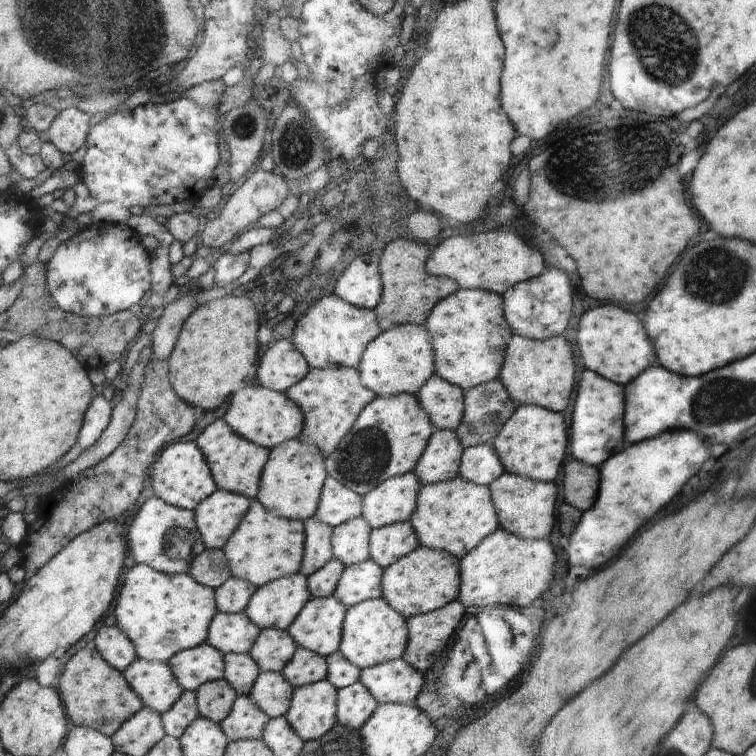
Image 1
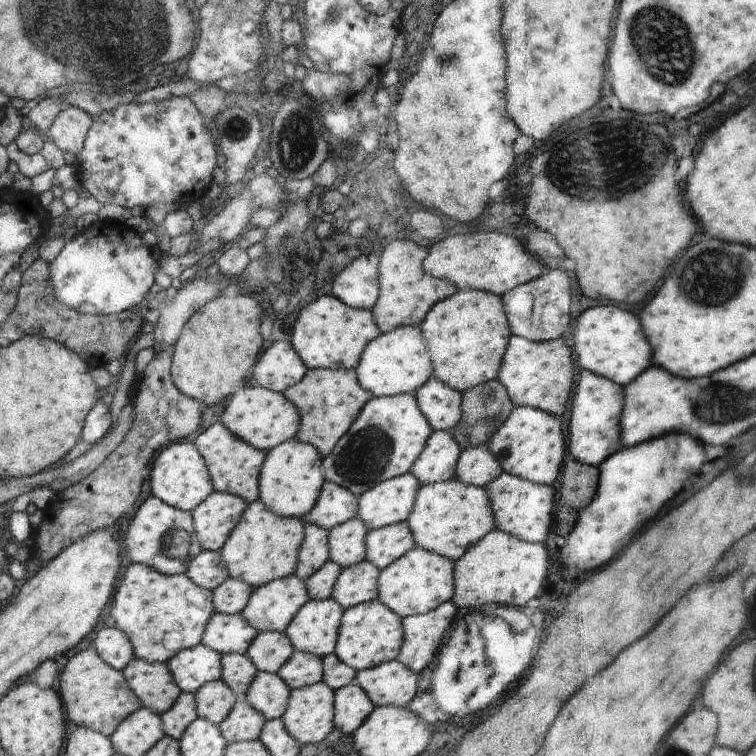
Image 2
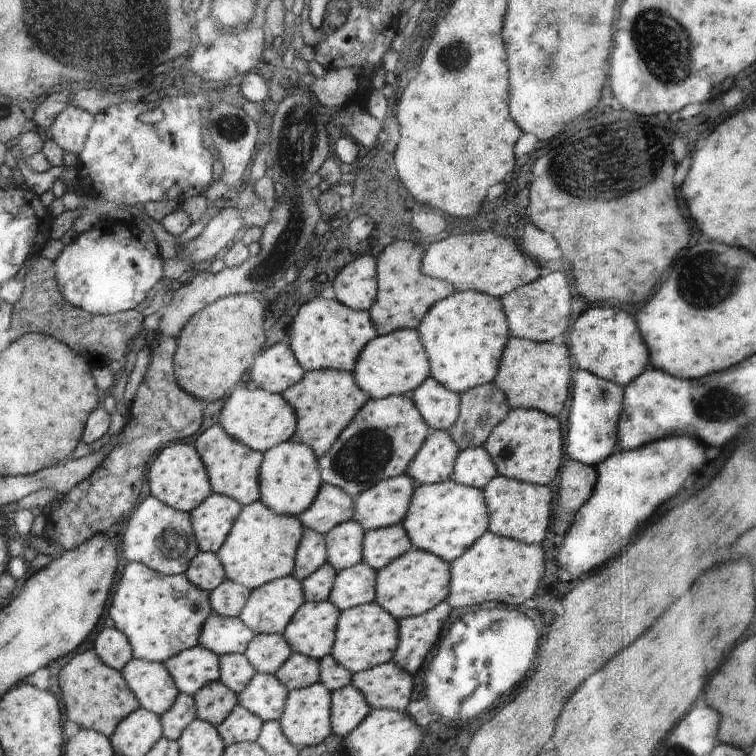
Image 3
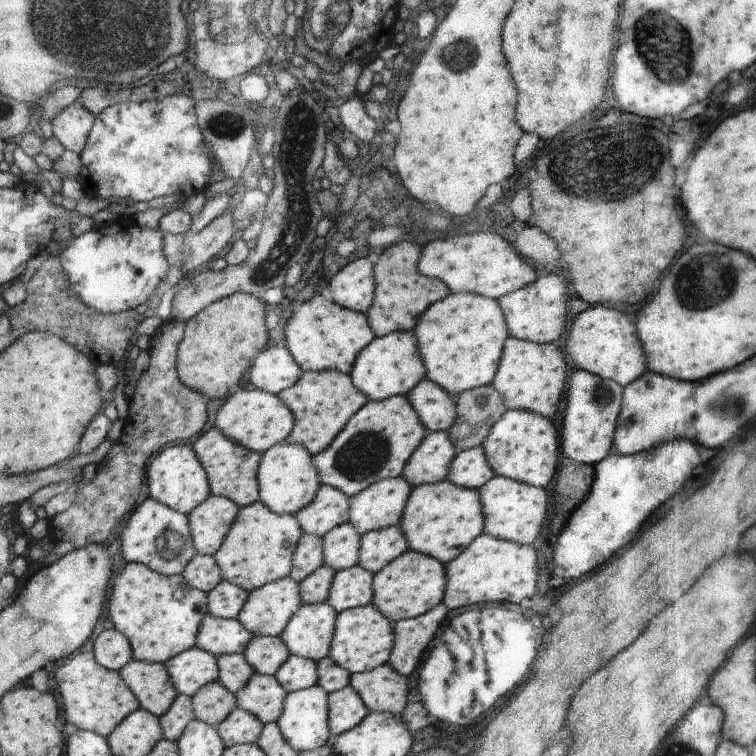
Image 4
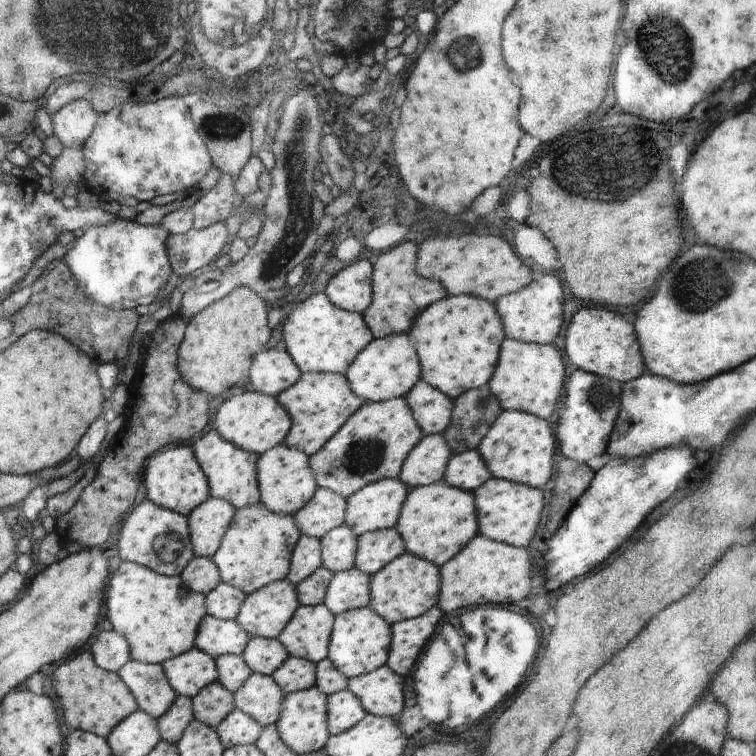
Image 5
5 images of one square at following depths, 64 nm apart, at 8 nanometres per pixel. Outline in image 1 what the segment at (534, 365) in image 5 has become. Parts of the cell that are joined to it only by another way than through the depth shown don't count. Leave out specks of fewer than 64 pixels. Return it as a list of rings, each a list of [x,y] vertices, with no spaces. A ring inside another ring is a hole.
[[[514,335],[507,345],[501,381],[511,393],[511,397],[520,405],[539,406],[557,413],[564,412],[564,408],[570,404],[576,386],[574,350],[562,335],[539,341]]]

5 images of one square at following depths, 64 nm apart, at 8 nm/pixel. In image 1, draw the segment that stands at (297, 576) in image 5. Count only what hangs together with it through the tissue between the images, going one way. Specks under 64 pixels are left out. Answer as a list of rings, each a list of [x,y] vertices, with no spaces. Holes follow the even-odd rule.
[[[314,517],[308,518],[305,523],[307,540],[299,573],[310,577],[334,557],[331,541],[333,527]]]

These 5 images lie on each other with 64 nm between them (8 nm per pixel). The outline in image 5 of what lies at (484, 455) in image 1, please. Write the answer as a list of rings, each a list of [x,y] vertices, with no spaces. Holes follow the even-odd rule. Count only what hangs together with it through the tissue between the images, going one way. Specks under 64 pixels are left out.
[[[478,449],[452,454],[443,481],[450,486],[473,492],[492,477]]]

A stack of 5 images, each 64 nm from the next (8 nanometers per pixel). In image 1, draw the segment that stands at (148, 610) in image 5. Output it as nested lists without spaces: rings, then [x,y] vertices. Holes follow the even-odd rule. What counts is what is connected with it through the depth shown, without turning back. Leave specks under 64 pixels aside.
[[[137,563],[128,572],[113,613],[135,642],[139,658],[170,663],[182,650],[208,643],[212,622],[220,611],[217,589],[200,584],[190,573],[168,574],[146,563]]]

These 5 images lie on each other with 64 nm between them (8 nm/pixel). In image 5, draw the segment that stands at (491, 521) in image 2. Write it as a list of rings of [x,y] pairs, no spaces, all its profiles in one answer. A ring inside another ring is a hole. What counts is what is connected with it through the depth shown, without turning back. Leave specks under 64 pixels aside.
[[[443,480],[430,486],[413,488],[407,494],[395,527],[407,547],[406,552],[421,556],[442,567],[479,535],[479,513],[475,494],[450,486]]]

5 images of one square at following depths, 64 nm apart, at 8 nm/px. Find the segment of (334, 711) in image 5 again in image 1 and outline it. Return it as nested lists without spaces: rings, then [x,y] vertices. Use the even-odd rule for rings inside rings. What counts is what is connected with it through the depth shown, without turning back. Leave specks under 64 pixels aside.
[[[358,681],[339,689],[338,724],[359,730],[378,708],[372,693]]]

